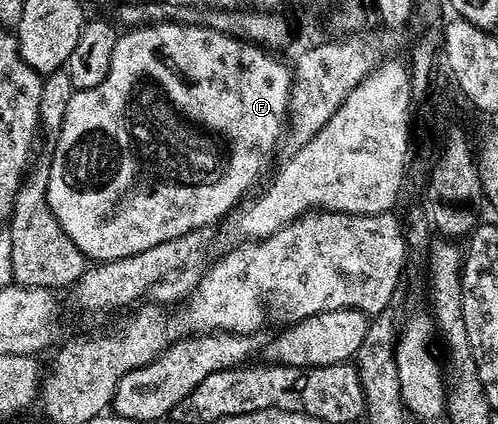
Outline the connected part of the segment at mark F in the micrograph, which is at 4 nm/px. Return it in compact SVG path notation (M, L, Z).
M167 21L123 30L116 41L116 49L112 49L112 65L108 69L108 77L104 77L104 81L92 89L75 91L68 101L64 125L57 141L52 144L54 155L49 156L46 196L56 221L60 221L64 233L72 237L76 249L80 249L87 260L107 263L120 257L132 257L136 253L144 253L144 249L152 249L160 242L171 241L189 231L214 225L221 215L226 215L233 209L238 198L257 181L258 174L269 165L278 141L280 145L287 130L291 68L287 64L285 67L274 56L277 54L256 43L248 43L244 39L237 39L235 35L226 35L223 31L214 31L205 25L194 26L193 22Z

